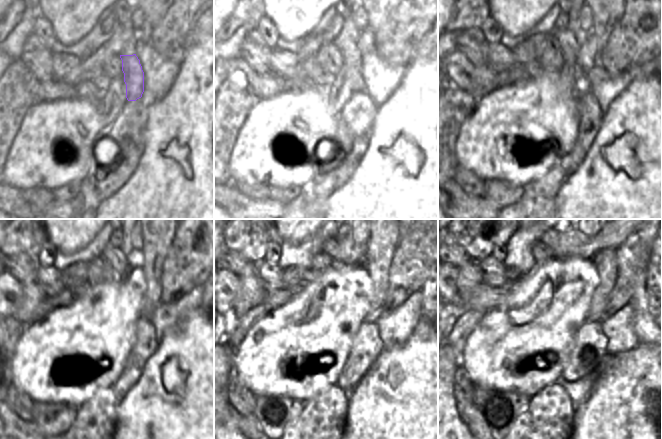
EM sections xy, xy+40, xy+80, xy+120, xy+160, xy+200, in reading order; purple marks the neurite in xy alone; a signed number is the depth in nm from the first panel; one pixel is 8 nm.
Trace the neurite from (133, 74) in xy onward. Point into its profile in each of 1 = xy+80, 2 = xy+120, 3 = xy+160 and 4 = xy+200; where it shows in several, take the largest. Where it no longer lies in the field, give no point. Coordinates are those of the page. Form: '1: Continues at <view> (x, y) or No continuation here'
1: Continues at xy+80 (570, 47)
2: Continues at xy+120 (117, 260)
3: Continues at xy+160 (330, 246)
4: Continues at xy+200 (551, 239)

